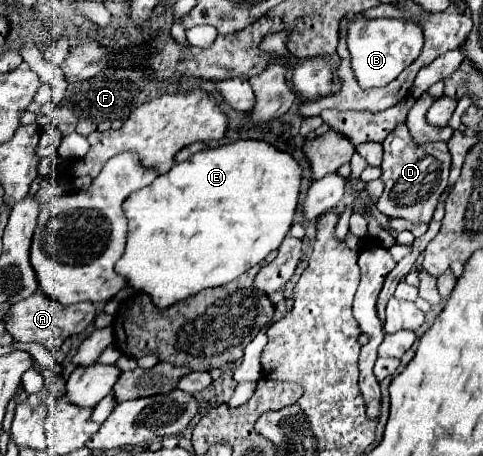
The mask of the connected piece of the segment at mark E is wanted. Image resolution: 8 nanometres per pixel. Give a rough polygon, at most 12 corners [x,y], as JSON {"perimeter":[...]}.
{"perimeter":[[199,150],[123,202],[115,270],[167,308],[281,246],[303,166]]}

